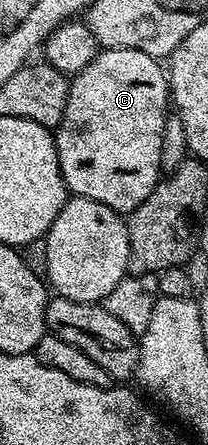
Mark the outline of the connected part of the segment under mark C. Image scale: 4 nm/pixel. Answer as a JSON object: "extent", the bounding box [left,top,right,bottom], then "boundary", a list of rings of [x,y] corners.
{"extent":[54,49,169,216],"boundary":[[[100,49],[86,68],[71,78],[65,116],[54,127],[59,167],[72,195],[97,200],[120,216],[126,216],[153,192],[161,171],[161,136],[169,117],[169,74],[160,59],[140,50]]]}

